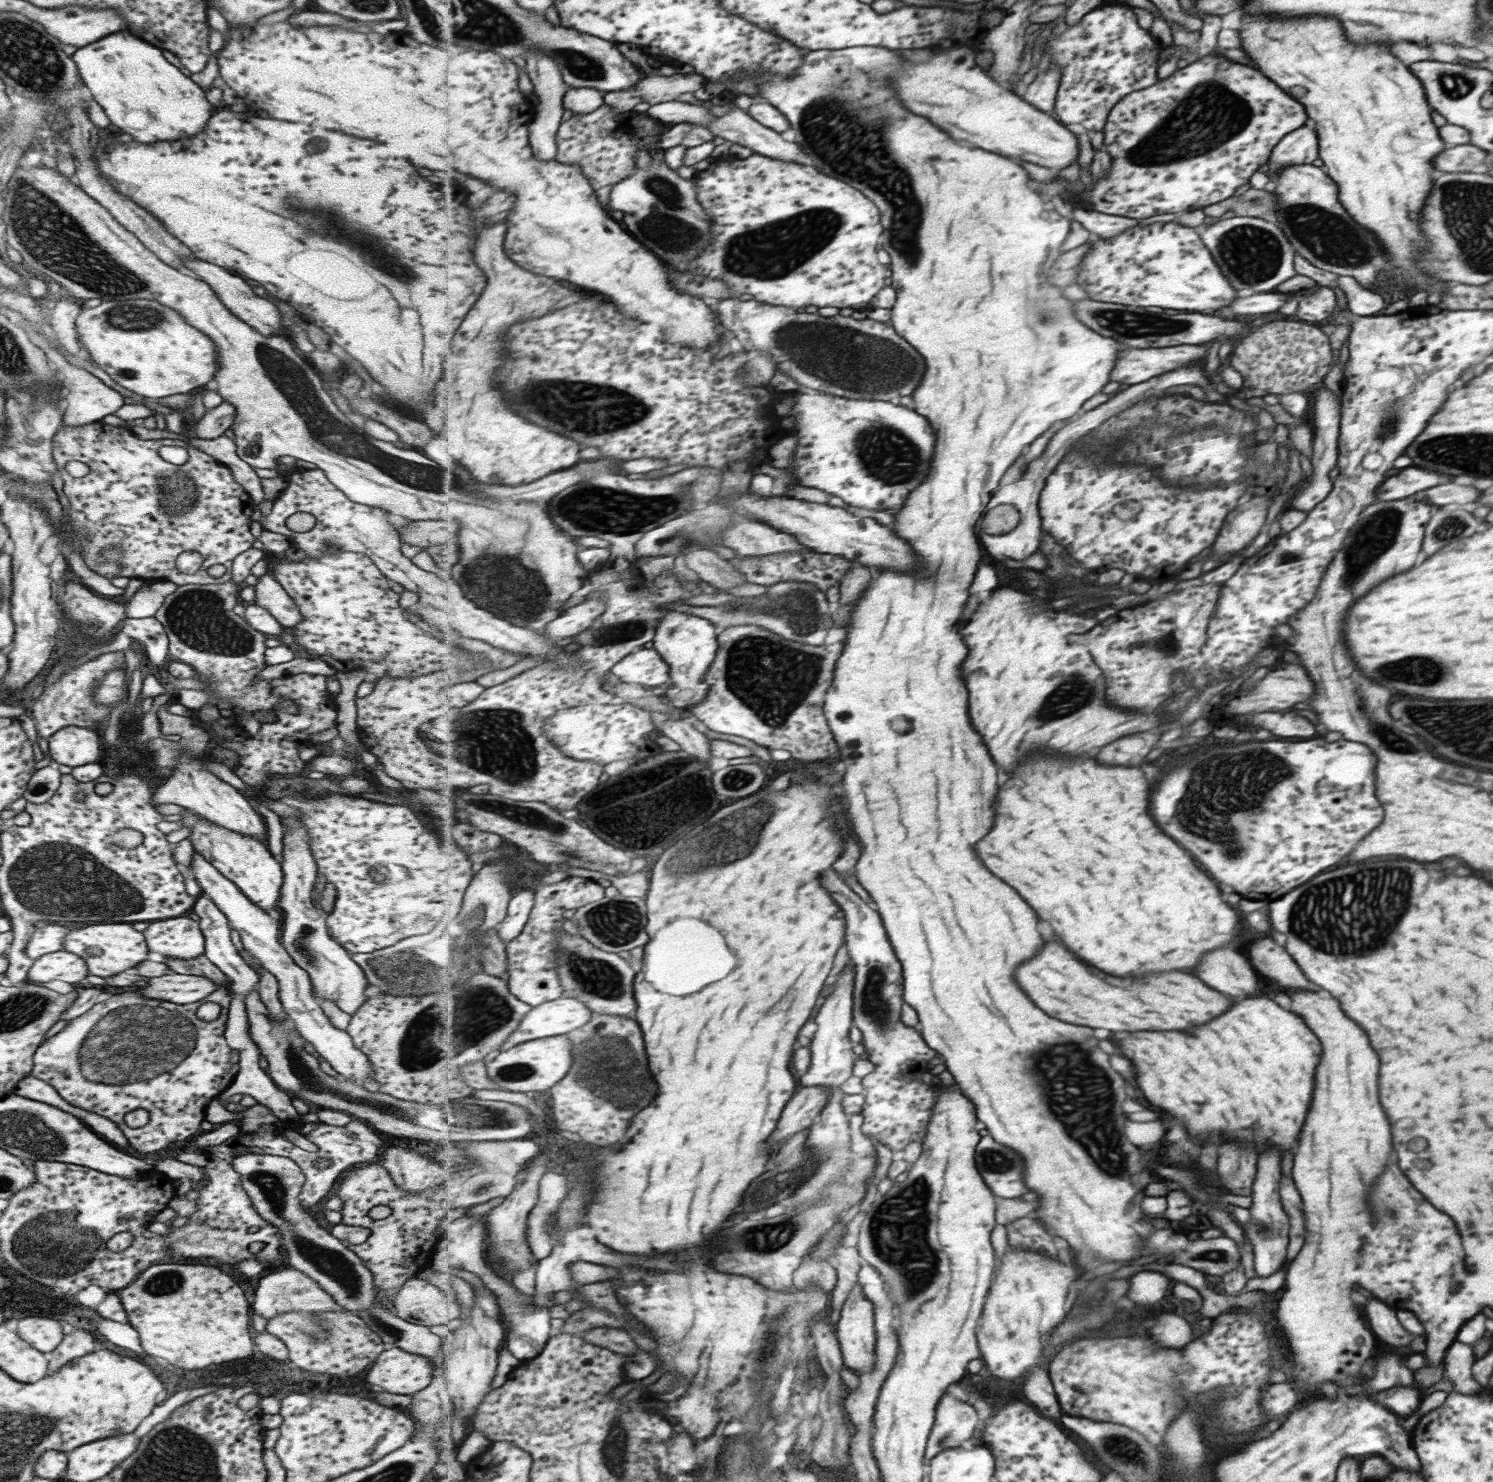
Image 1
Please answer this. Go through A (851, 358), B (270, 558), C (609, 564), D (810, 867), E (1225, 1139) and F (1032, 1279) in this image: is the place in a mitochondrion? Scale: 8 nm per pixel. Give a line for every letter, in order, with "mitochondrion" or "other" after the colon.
A: mitochondrion
B: other
C: other
D: other
E: other
F: other

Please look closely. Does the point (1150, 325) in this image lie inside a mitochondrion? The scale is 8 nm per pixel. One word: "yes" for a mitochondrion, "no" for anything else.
yes

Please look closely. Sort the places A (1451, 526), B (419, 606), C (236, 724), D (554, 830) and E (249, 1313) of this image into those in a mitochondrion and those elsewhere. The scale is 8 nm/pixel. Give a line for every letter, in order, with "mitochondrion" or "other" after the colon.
A: mitochondrion
B: other
C: other
D: mitochondrion
E: other

